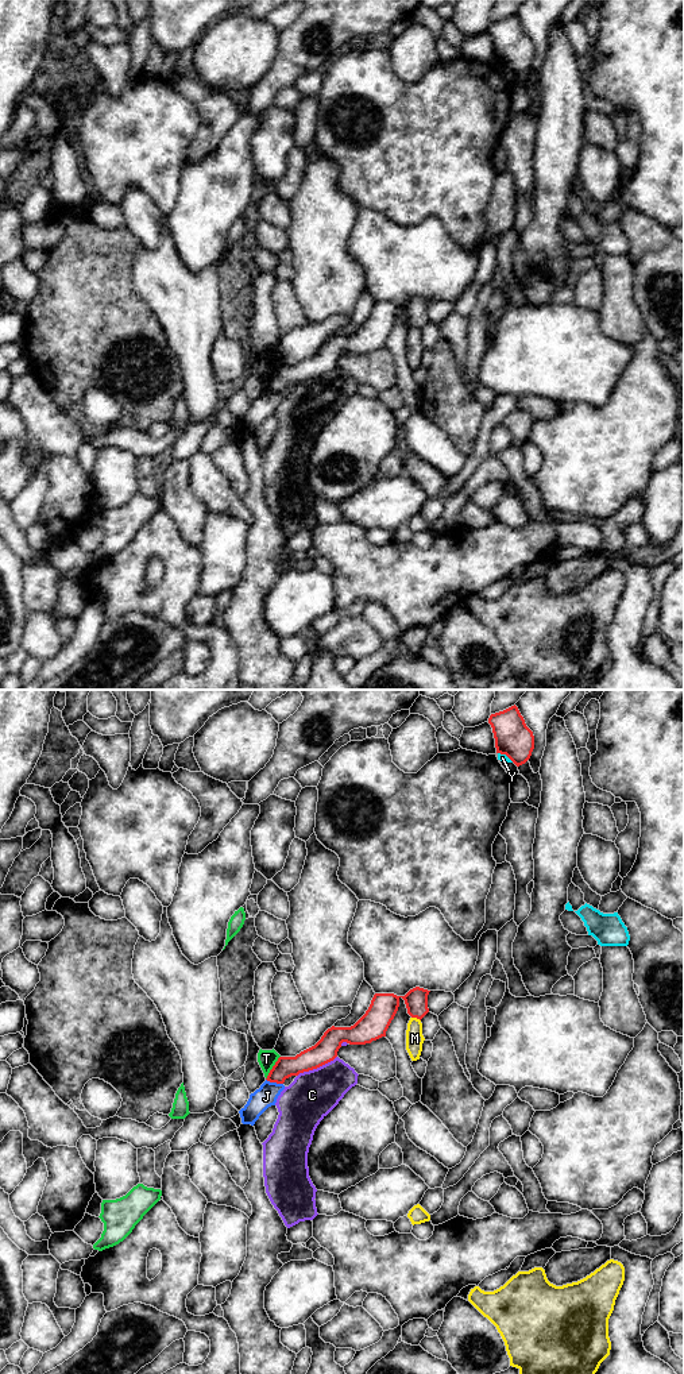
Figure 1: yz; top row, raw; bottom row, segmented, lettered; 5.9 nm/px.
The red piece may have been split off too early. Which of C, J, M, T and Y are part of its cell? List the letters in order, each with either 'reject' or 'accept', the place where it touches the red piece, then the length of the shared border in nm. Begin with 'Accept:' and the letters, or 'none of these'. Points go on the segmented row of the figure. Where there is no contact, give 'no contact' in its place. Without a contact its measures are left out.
Accept: none of these
C: reject | yz (316, 1068) | 260 nm
J: reject | yz (274, 1081) | 110 nm
M: reject | yz (416, 1017) | 60 nm
T: reject | yz (273, 1068) | 170 nm
Y: reject | yz (506, 755) | 110 nm

